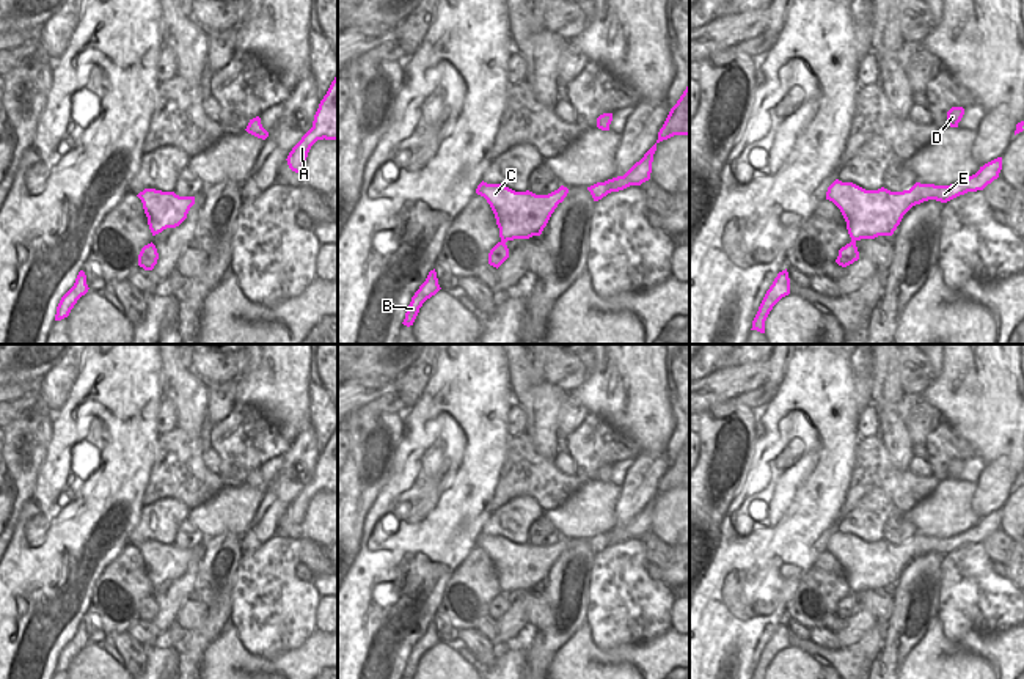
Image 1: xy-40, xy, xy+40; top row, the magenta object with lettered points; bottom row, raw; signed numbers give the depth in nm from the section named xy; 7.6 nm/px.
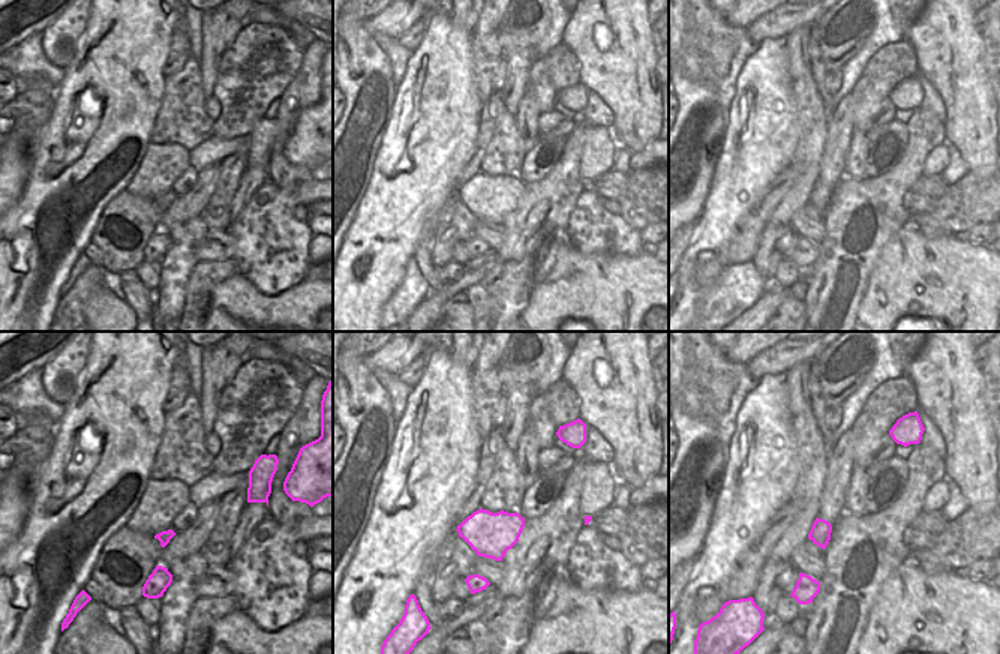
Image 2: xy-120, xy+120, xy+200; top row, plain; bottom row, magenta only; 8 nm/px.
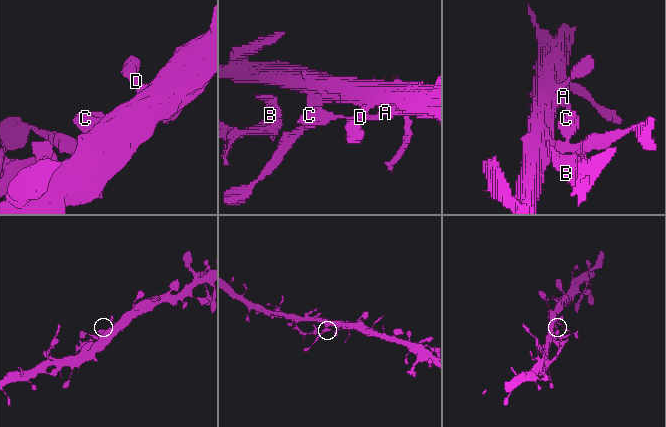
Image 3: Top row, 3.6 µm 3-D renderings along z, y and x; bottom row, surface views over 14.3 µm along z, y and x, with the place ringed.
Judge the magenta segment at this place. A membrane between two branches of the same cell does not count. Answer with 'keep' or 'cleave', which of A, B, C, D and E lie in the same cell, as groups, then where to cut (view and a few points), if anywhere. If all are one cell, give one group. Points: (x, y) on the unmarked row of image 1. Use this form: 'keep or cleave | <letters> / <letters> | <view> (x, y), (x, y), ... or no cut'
keep | A B C D E | no cut

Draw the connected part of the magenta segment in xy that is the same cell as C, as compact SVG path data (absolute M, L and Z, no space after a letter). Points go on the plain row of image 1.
M482 533L476 545L487 552L499 580L501 593L488 605L488 616L498 621L509 610L506 594L540 588L569 541L561 538L548 547L536 547L529 542L515 544L503 536Z

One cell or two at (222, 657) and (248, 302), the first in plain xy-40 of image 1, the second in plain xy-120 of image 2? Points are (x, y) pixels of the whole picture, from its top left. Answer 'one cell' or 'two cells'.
one cell

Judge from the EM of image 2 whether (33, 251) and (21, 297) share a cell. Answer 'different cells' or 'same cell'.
same cell

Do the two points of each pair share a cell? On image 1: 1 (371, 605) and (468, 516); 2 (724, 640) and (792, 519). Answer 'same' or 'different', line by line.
1: same
2: same

